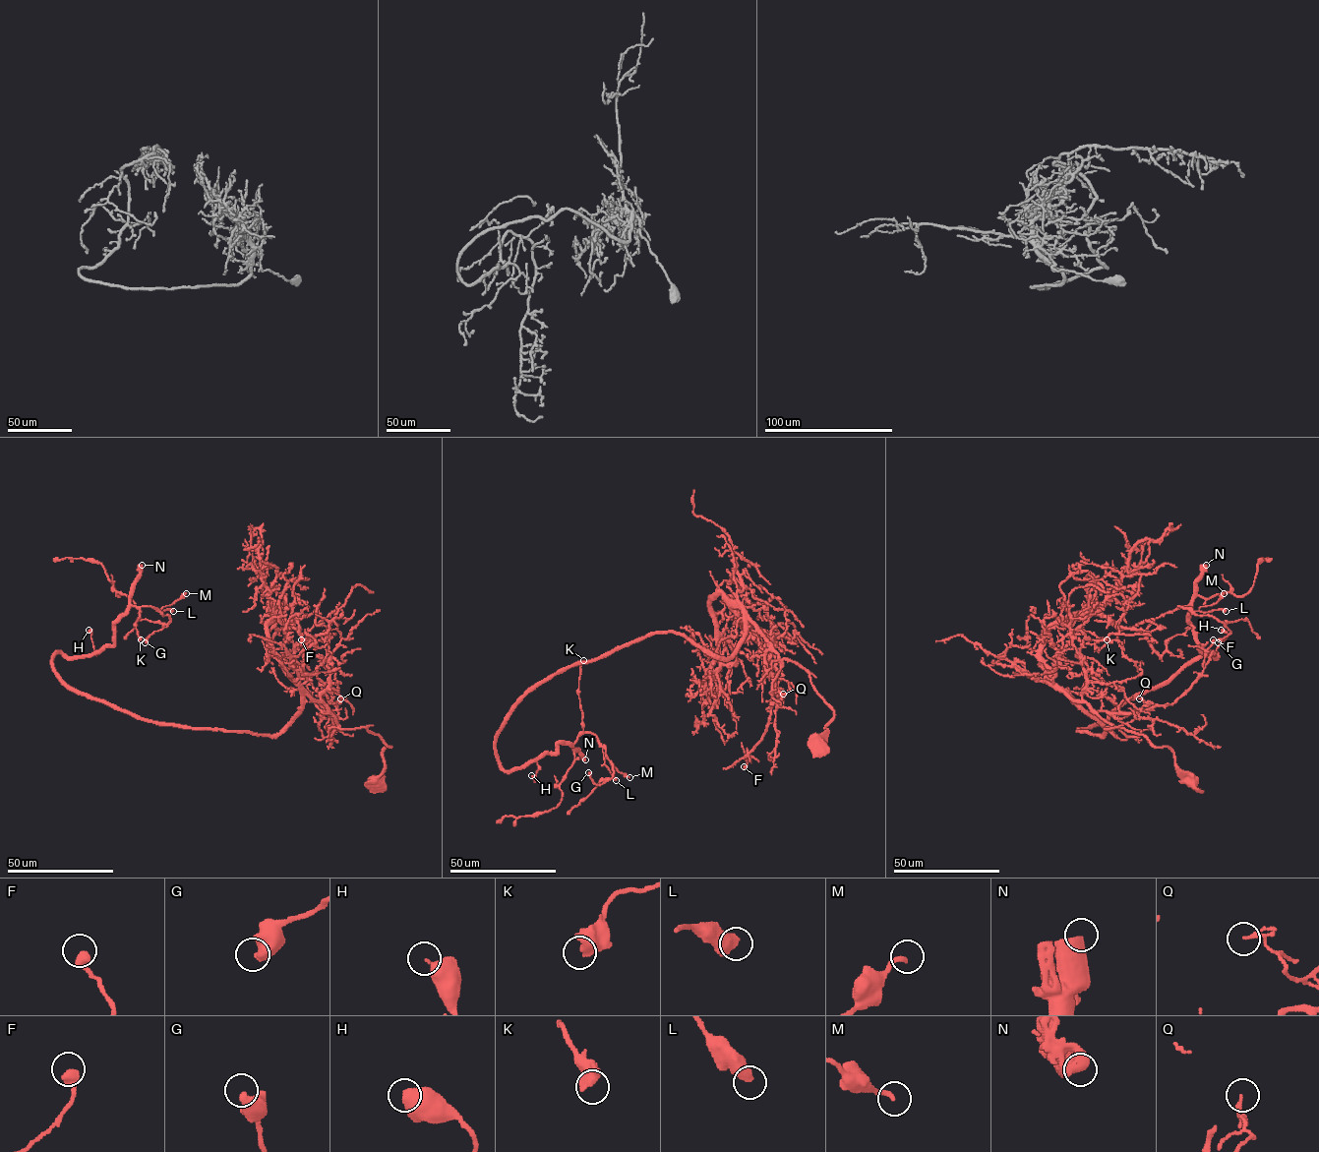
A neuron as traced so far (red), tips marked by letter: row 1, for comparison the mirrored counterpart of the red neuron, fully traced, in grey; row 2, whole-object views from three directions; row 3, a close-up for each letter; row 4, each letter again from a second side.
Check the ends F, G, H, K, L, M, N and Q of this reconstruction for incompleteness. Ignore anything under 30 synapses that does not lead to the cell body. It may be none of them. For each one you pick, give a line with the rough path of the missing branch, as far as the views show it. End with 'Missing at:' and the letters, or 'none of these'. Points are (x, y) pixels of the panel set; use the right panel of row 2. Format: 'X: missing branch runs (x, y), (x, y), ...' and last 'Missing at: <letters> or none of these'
Missing at: N

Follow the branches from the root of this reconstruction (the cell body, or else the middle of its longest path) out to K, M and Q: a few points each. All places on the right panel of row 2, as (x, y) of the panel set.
K: (1192, 781), (1168, 747), (1105, 728), (1064, 692), (1102, 735), (1078, 731), (1216, 657), (1189, 606), (1107, 639)
M: (1192, 781), (1168, 747), (1105, 728), (1064, 692), (1102, 735), (1078, 731), (1217, 657), (1178, 606), (1224, 593)
Q: (1192, 781), (1168, 747), (1105, 728), (1112, 725), (1096, 713), (1138, 715), (1150, 702), (1139, 698)

